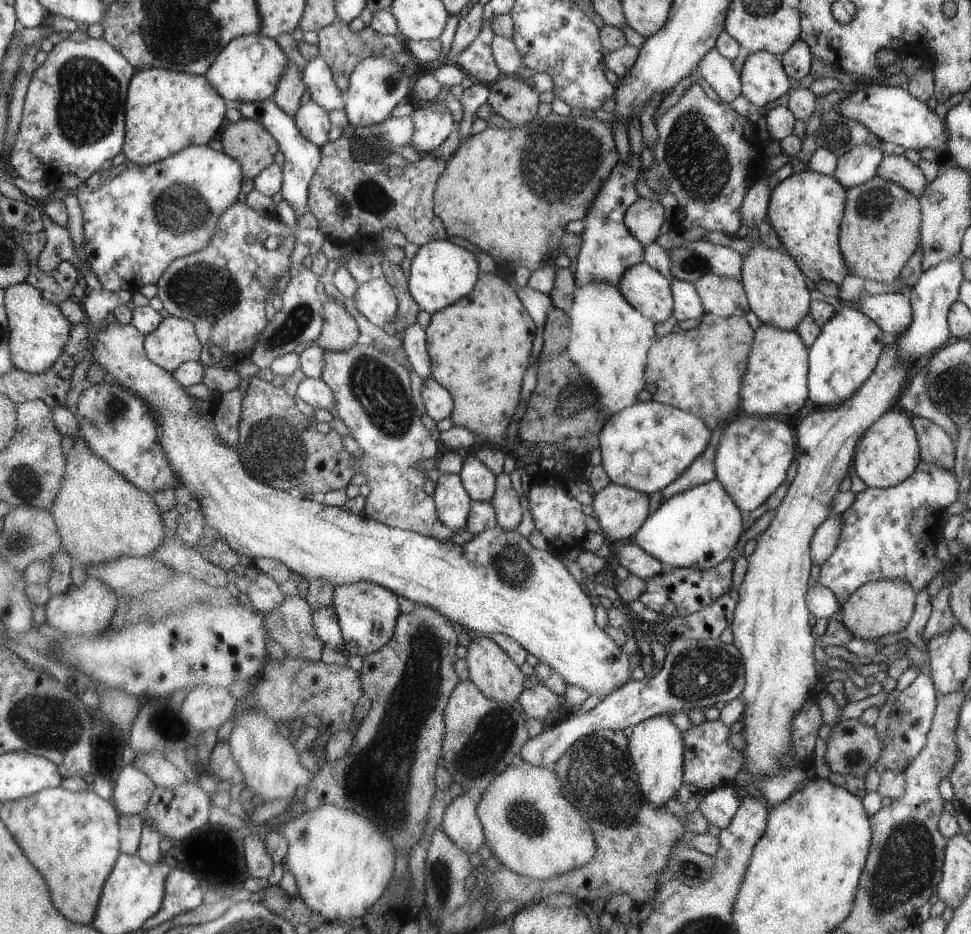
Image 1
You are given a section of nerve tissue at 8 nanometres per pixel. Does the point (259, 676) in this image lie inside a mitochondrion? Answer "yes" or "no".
no

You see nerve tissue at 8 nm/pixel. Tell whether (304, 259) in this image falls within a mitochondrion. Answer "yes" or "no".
no

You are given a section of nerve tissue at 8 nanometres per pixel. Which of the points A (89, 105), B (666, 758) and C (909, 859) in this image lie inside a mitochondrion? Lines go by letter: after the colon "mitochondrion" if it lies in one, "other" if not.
A: mitochondrion
B: other
C: mitochondrion

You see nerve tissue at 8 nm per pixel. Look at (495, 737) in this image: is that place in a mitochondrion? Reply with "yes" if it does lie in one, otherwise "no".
yes

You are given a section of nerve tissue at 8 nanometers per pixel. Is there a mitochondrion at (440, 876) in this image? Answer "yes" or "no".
yes

